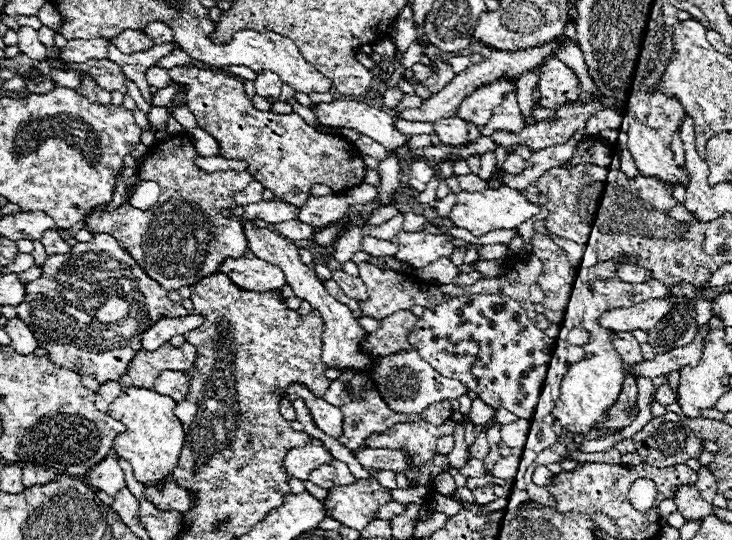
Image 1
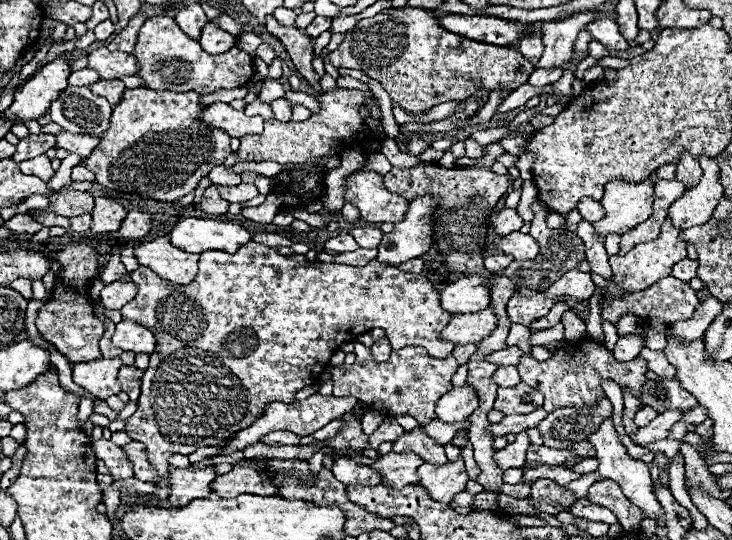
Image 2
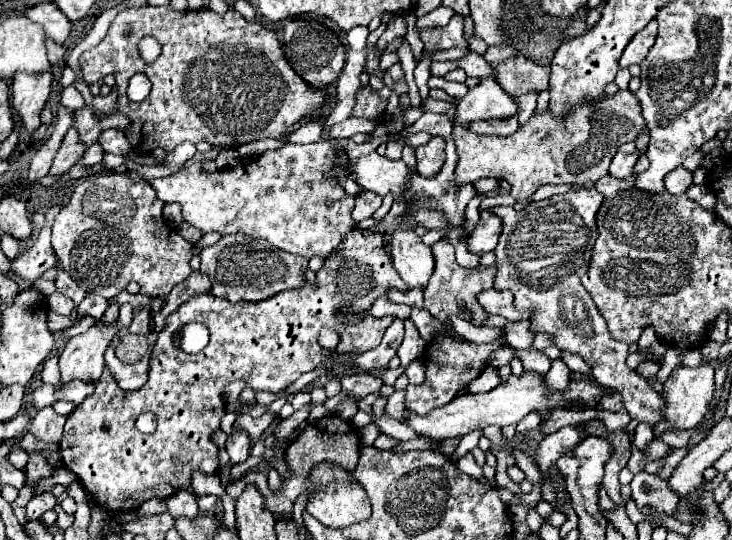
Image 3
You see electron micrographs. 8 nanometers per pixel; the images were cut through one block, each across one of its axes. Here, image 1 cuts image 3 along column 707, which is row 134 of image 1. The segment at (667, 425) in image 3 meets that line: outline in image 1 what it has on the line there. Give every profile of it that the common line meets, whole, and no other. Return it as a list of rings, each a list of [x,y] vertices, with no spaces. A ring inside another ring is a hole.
[[[336,100],[330,104],[318,104],[314,110],[318,120],[328,126],[346,126],[354,128],[360,134],[370,136],[386,150],[406,146],[410,134],[402,134],[394,126],[394,118],[378,108],[372,108],[364,102],[354,100]]]

